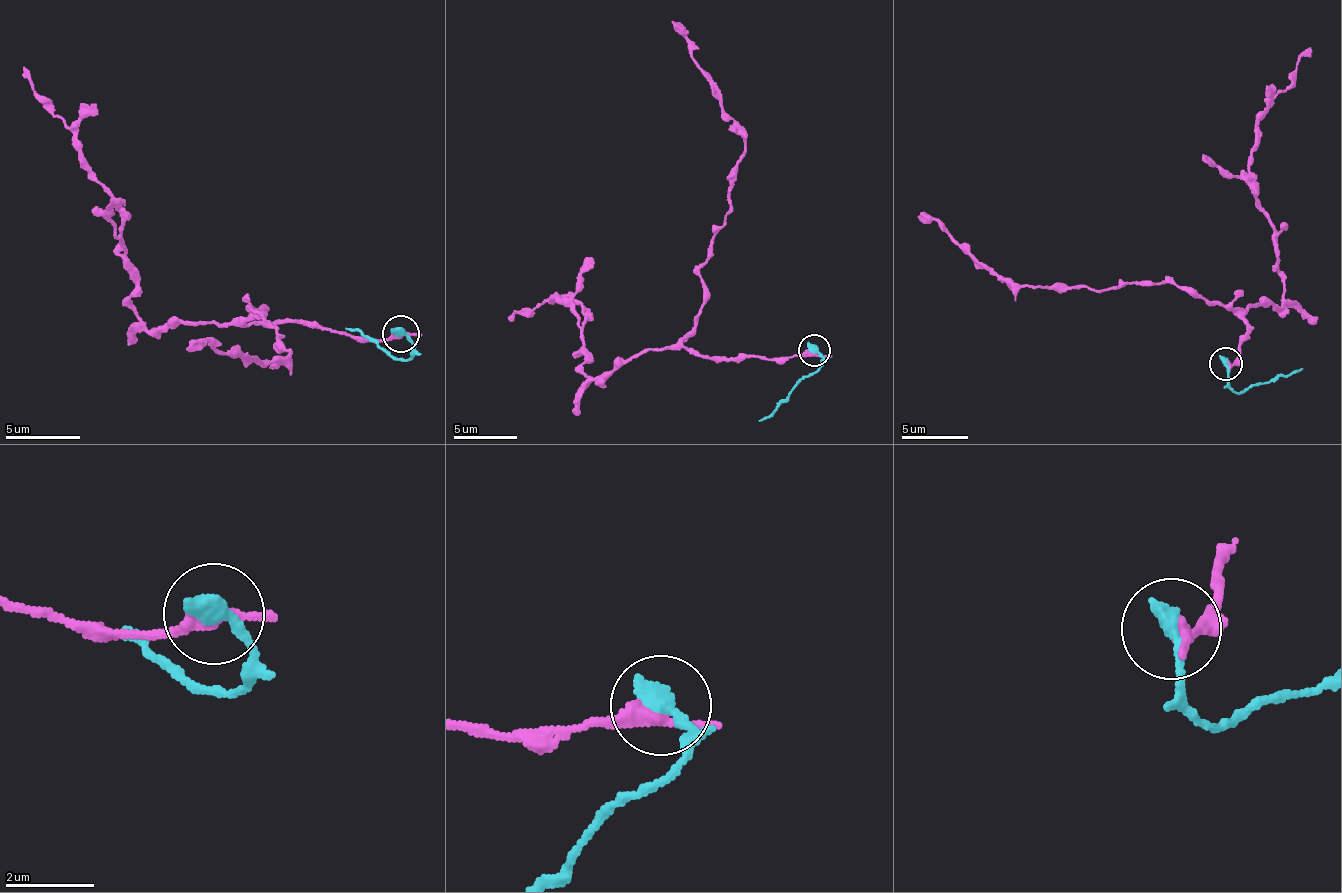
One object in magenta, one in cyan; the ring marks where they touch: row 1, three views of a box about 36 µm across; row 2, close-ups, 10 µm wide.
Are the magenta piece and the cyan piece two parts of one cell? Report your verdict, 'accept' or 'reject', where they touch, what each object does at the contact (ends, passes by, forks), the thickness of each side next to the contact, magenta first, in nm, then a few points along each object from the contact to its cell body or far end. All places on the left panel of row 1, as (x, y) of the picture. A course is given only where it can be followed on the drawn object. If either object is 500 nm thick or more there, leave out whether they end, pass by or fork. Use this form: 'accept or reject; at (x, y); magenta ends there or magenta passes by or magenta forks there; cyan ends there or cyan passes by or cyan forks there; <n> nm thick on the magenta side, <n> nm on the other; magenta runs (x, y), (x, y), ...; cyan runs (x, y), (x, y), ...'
reject; at (400, 333); magenta passes by; cyan ends there; 300 nm thick on the magenta side, 480 nm on the other; magenta runs (400, 334), (174, 320), (149, 332), (131, 303), (134, 262), (120, 205), (25, 66); cyan runs (400, 334), (411, 344), (408, 359), (344, 328)

